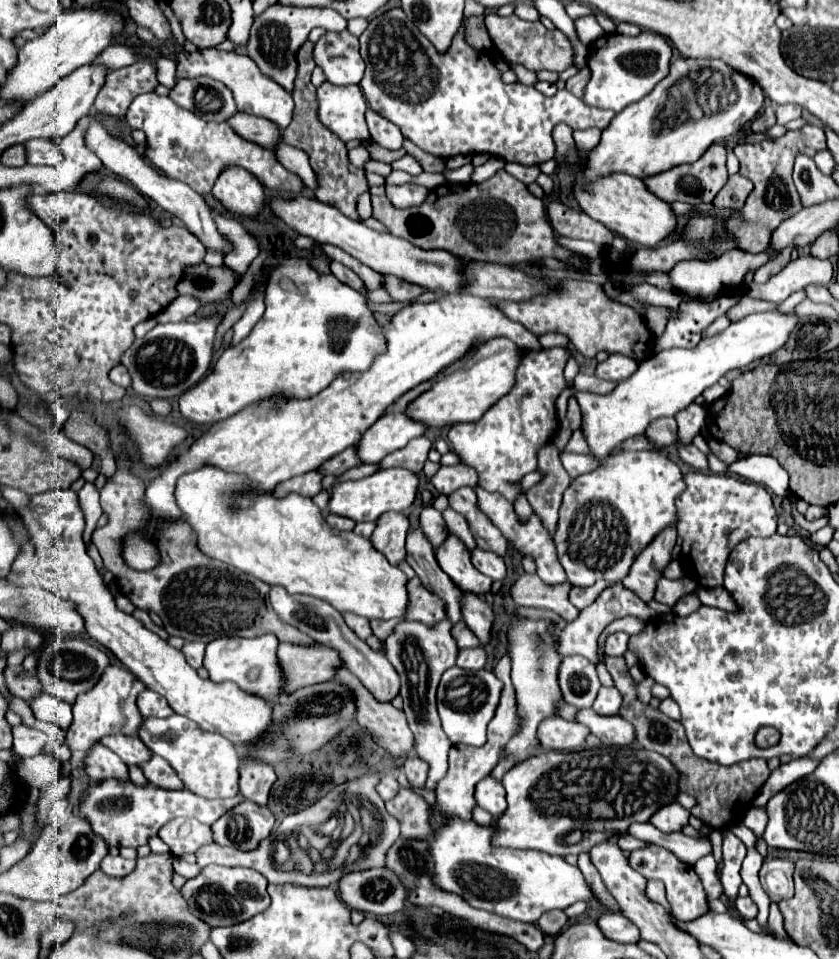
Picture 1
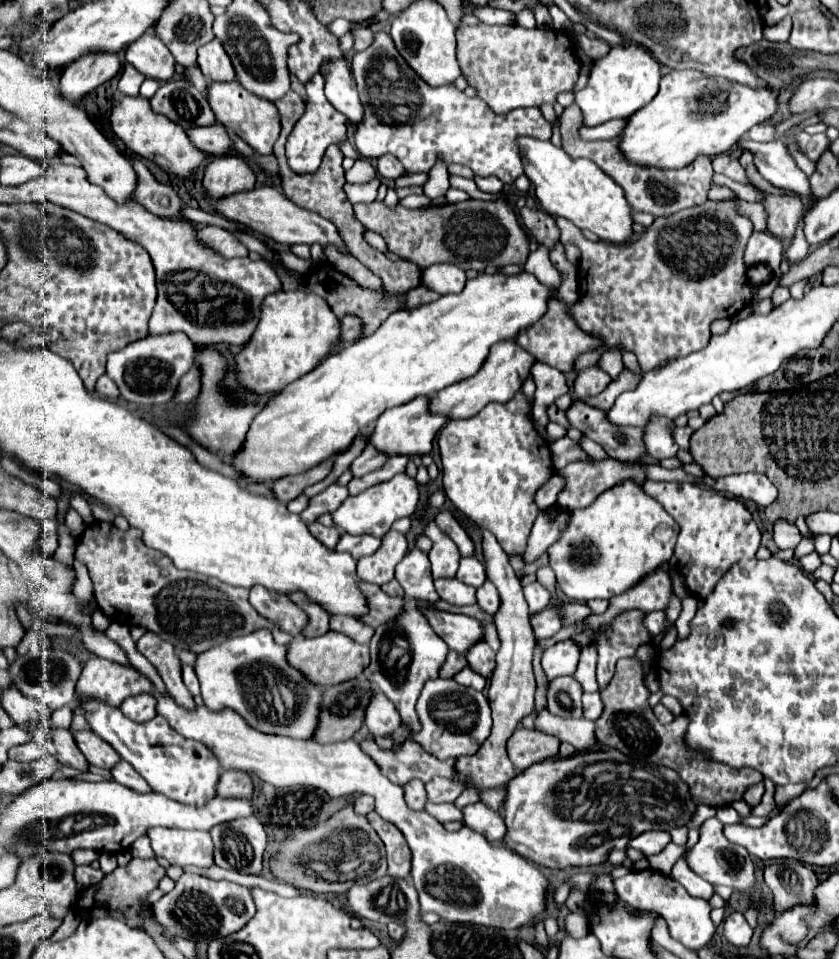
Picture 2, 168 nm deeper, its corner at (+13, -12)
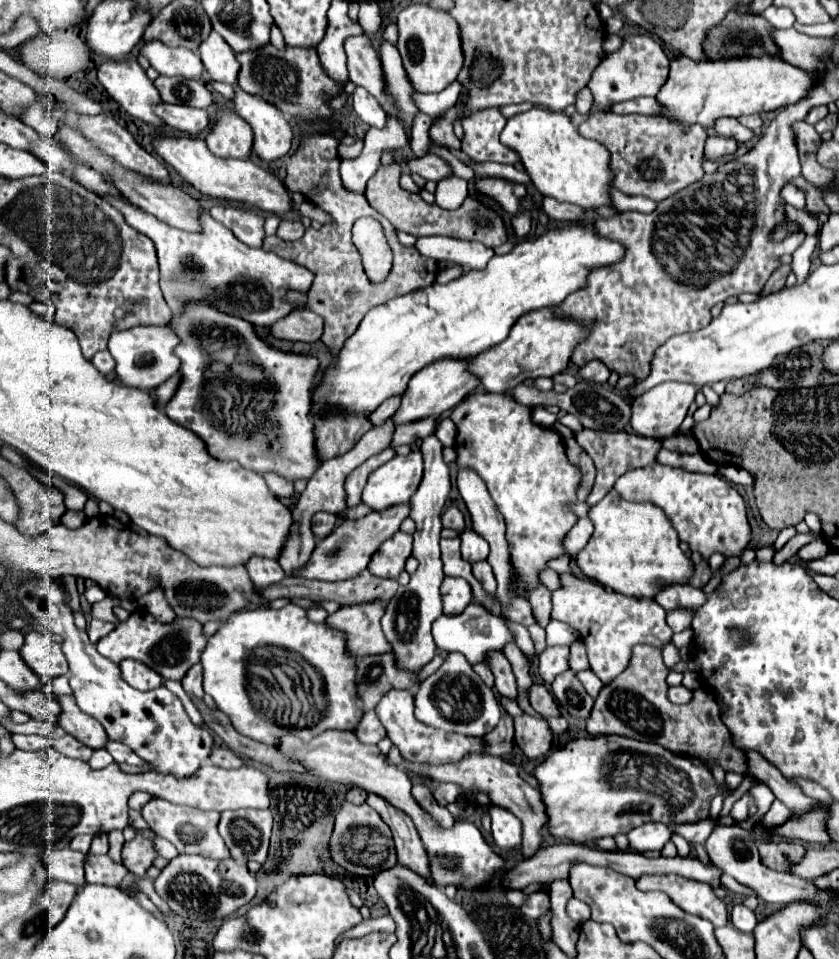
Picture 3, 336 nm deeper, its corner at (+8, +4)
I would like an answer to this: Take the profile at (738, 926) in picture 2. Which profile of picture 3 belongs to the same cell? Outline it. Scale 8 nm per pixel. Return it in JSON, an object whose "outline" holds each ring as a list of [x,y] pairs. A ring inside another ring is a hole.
{"outline":[[[737,904],[731,910],[731,924],[741,932],[753,932],[753,928],[757,926],[757,918],[749,908],[745,908],[743,904]]]}

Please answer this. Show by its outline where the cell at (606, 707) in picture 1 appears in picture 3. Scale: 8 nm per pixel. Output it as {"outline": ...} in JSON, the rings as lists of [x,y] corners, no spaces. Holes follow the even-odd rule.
{"outline":[[[591,670],[577,672],[577,676],[579,676],[581,684],[585,686],[587,694],[589,694],[589,696],[593,696],[593,698],[597,698],[597,694],[599,694],[599,692],[601,692],[601,688],[603,688],[603,682],[601,682],[601,680],[591,672]]]}

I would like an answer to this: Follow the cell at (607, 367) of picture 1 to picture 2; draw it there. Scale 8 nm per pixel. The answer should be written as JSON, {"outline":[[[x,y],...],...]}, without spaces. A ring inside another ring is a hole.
{"outline":[[[588,368],[582,370],[574,382],[574,394],[578,398],[590,398],[590,396],[598,396],[608,384],[610,384],[610,376],[600,370],[600,368]]]}

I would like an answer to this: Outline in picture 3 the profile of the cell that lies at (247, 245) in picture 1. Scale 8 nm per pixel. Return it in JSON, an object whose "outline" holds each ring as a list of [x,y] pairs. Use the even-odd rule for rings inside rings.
{"outline":[[[213,206],[209,210],[209,214],[221,222],[223,226],[227,226],[241,242],[259,248],[265,232],[263,232],[263,216],[251,210],[243,210],[243,208],[235,208],[235,206]]]}

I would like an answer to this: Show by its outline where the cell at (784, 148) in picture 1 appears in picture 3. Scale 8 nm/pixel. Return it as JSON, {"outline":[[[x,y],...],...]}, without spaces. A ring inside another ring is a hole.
{"outline":[[[709,136],[707,138],[707,144],[705,144],[705,156],[709,160],[719,160],[723,156],[729,156],[729,154],[735,154],[737,150],[737,142],[731,140],[731,138],[725,138],[725,136]]]}

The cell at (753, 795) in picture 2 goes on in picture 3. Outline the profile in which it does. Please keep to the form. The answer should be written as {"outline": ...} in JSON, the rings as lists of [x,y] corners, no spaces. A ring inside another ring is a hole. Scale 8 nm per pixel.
{"outline":[[[745,792],[737,802],[735,802],[735,806],[733,806],[733,810],[731,810],[731,816],[735,818],[735,820],[745,820],[747,818],[747,814],[749,814],[749,800],[751,800],[753,796],[751,796],[751,792]]]}

